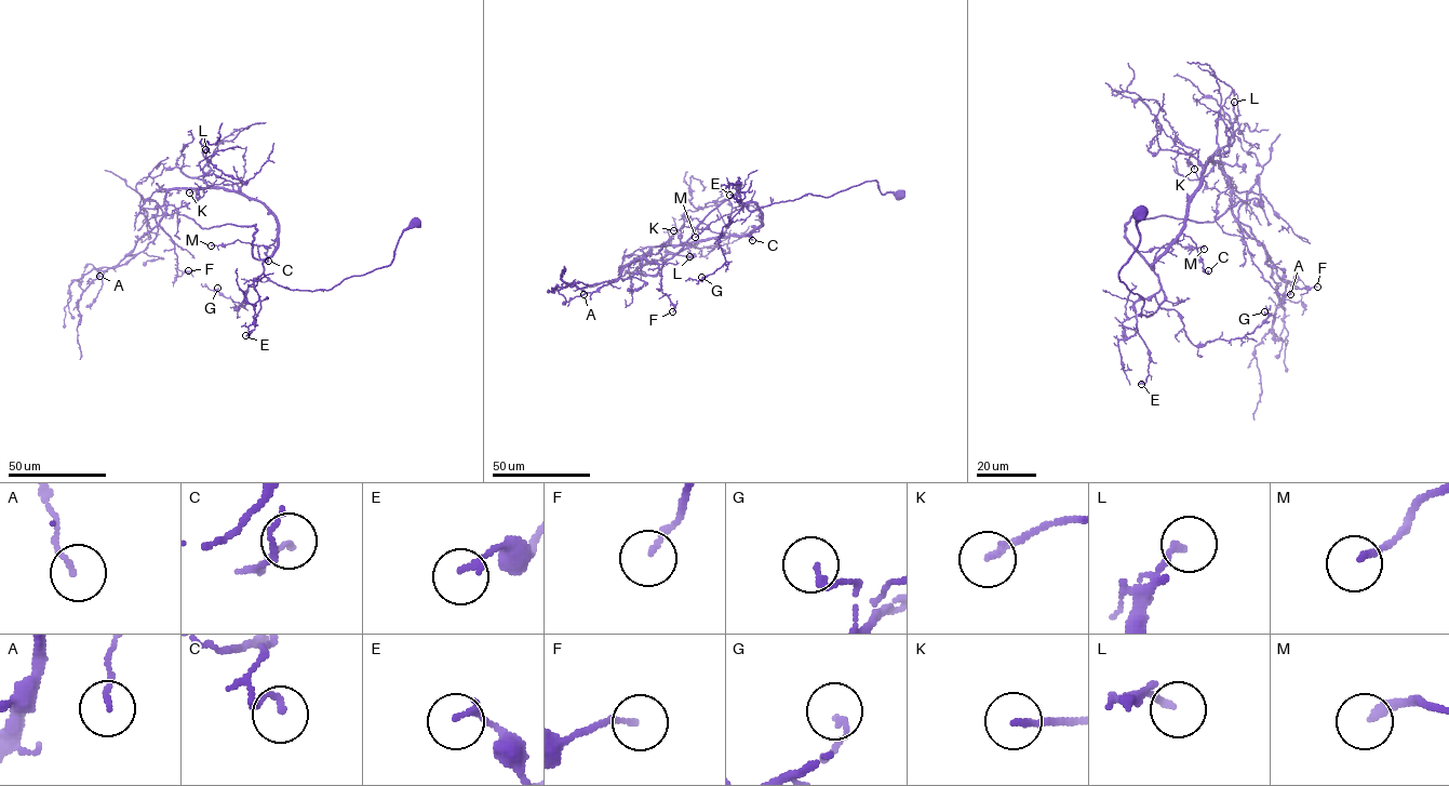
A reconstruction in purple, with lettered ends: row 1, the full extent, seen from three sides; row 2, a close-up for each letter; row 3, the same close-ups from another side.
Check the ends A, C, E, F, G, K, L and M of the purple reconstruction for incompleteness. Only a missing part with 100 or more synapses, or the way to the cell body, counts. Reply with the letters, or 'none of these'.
none of these

